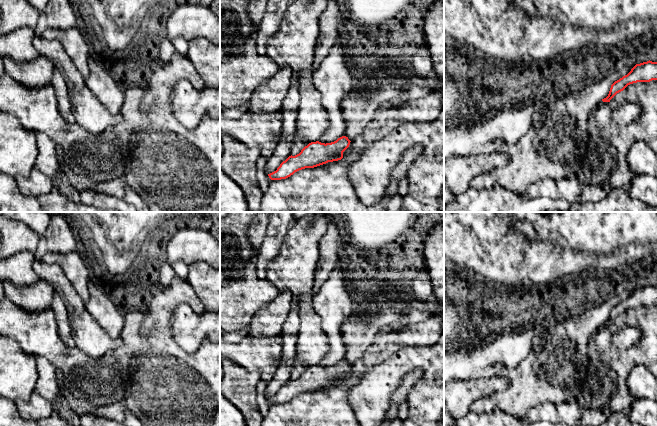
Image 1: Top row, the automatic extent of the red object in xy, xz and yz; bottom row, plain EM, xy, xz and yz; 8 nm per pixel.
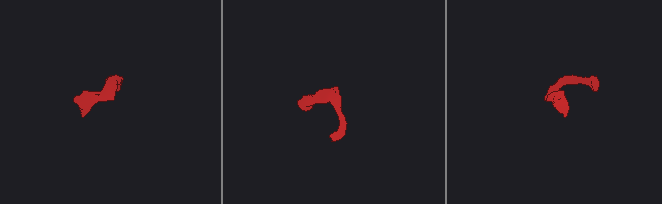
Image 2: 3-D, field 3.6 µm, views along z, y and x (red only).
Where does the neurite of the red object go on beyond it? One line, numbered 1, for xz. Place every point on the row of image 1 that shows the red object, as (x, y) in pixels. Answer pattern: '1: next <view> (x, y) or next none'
1: next none

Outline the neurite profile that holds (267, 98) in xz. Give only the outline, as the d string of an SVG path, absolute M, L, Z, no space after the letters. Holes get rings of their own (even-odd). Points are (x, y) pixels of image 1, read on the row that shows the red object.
M280 67L271 79L255 90L249 101L250 109L248 113L258 114L280 111L293 76L290 67Z

